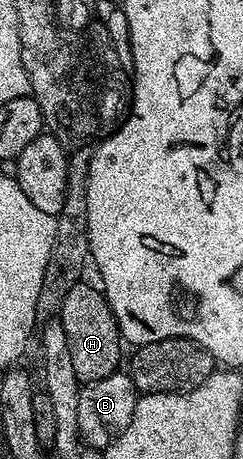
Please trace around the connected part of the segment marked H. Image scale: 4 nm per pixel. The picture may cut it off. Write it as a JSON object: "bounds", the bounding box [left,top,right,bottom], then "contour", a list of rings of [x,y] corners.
{"bounds":[58,284,121,382],"contour":[[[75,284],[70,294],[66,294],[58,313],[62,330],[66,330],[66,342],[70,346],[70,358],[74,362],[74,374],[81,382],[101,380],[114,374],[121,367],[120,328],[116,325],[112,308],[103,291],[93,284]]]}

